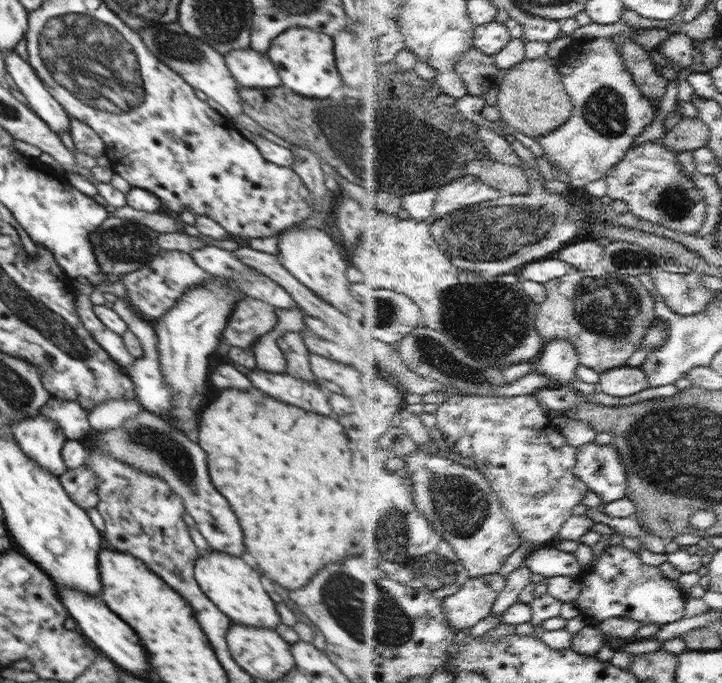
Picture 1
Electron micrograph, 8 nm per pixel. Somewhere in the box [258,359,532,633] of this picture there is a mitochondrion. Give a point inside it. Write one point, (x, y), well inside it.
(398, 546)

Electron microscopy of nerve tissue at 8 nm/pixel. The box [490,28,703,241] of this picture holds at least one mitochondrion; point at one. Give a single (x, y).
(604, 112)

